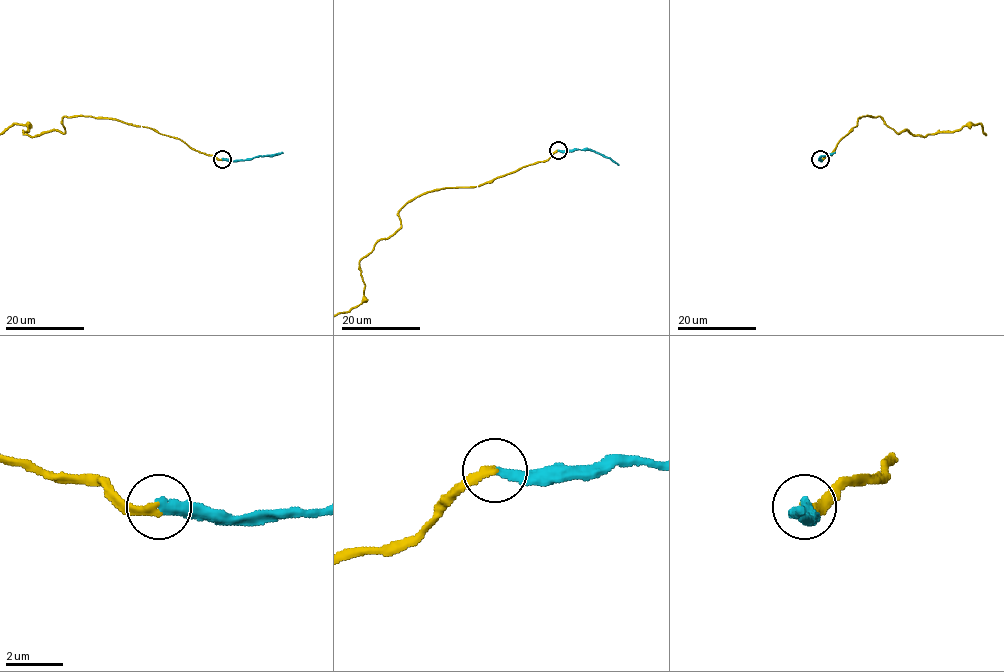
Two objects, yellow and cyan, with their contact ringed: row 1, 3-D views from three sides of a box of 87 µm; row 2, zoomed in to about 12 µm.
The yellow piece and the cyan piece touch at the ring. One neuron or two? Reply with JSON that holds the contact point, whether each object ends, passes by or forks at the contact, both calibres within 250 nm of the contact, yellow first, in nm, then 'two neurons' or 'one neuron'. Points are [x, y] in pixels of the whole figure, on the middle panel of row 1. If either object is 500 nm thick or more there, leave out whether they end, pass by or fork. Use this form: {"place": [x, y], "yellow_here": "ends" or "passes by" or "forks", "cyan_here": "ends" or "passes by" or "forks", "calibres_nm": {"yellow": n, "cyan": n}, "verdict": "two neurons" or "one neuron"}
{"place": [558, 150], "yellow_here": "ends", "cyan_here": "ends", "calibres_nm": {"yellow": 260, "cyan": 320}, "verdict": "two neurons"}

